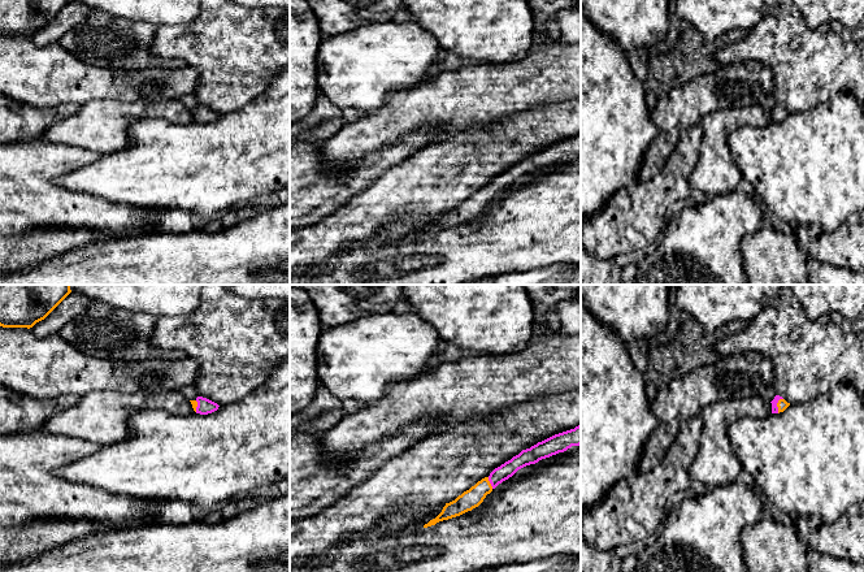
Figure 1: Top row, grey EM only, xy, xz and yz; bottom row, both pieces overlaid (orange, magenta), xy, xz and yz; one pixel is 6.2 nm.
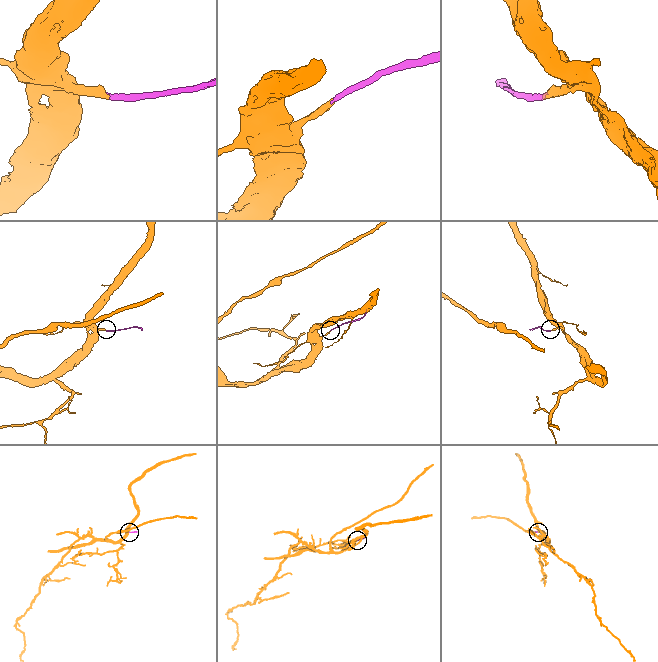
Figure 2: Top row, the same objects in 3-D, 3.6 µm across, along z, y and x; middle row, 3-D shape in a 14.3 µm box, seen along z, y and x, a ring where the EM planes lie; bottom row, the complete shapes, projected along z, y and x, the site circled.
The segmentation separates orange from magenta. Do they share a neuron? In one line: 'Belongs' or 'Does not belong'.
Belongs

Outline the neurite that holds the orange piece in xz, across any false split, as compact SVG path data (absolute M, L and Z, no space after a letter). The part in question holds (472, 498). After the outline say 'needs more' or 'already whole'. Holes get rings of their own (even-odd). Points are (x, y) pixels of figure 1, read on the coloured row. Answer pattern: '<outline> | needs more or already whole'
M581 425L574 429L555 434L530 448L522 450L518 455L495 468L489 477L482 478L469 490L464 491L455 500L446 503L442 512L424 528L435 525L439 521L460 516L478 507L487 494L490 494L499 484L512 477L518 469L535 464L542 459L550 458L559 452L564 452L572 446L581 445Z | needs more

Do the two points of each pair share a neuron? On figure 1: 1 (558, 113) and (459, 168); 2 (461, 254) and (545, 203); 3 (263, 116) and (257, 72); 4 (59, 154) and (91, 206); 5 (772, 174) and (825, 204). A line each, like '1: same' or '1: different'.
1: same
2: same
3: different
4: same
5: same

